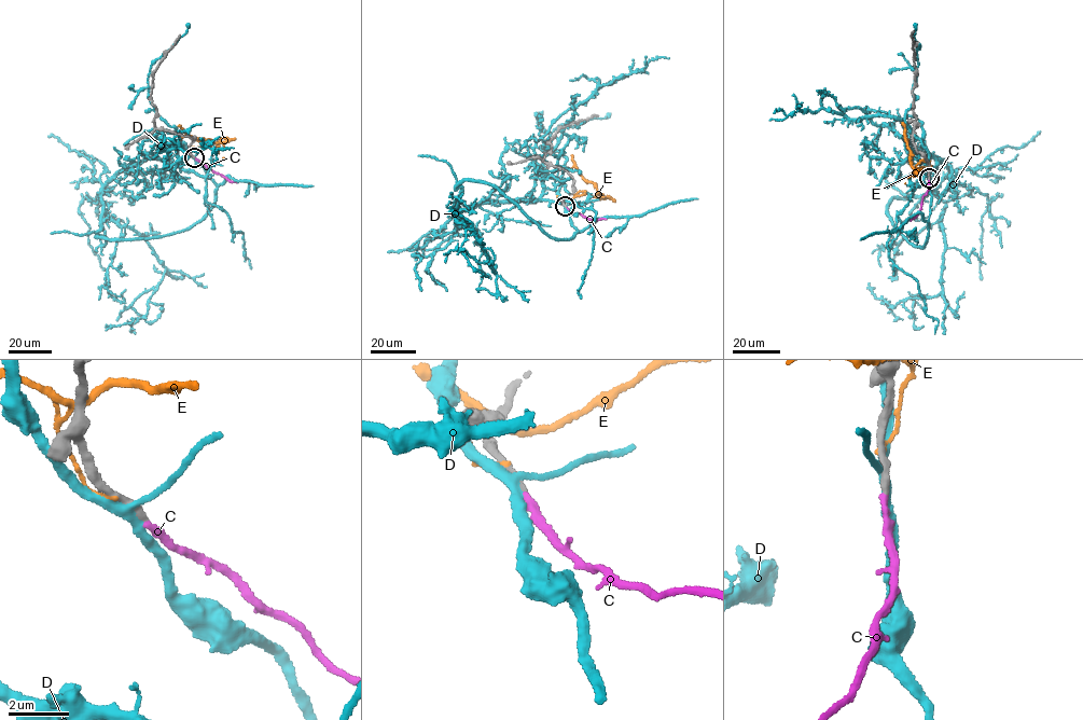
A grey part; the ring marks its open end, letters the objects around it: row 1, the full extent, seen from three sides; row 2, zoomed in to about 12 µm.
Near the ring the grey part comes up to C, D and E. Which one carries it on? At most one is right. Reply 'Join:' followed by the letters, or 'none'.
Join: C

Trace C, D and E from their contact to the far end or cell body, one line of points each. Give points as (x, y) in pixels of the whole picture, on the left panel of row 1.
C: (193, 157), (228, 180), (237, 182)
D: (193, 156), (217, 187), (197, 222), (95, 235), (102, 188), (152, 157), (154, 136), (167, 152), (233, 148)
E: (192, 155), (188, 151), (192, 148), (228, 139), (218, 143), (198, 139), (179, 125)

